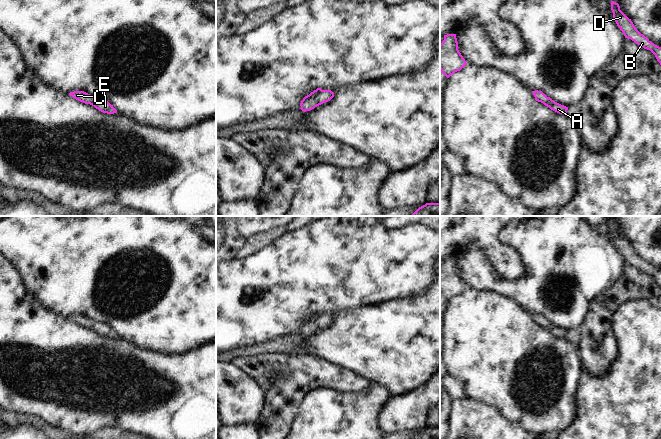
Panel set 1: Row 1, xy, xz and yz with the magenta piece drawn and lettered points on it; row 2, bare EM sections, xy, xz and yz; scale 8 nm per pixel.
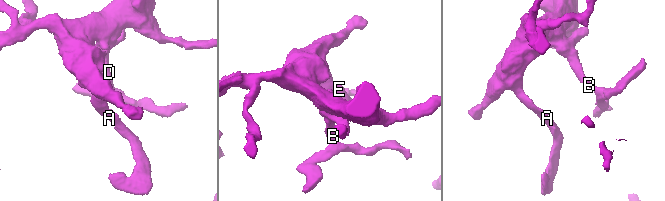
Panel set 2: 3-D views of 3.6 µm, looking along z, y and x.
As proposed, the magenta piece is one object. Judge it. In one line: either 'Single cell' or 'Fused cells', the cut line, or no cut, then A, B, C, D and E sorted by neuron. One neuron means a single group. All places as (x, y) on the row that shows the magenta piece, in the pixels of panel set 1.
Single cell. No split. Groups: A B C D E.

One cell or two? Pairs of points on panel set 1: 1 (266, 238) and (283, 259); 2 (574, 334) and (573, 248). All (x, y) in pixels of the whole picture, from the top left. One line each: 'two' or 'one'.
1: two
2: two

